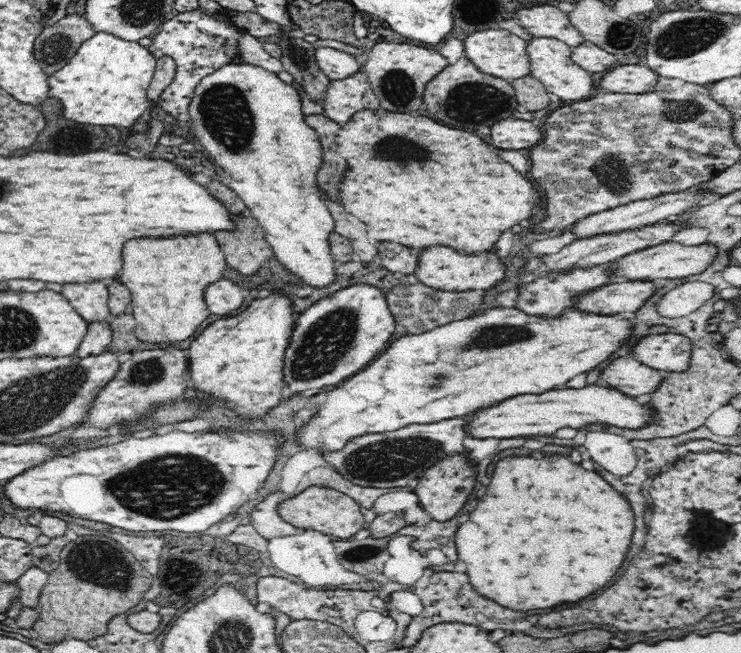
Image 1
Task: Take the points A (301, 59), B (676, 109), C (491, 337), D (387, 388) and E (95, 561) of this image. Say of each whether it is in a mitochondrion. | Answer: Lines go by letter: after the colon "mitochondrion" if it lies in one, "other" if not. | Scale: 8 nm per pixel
A: mitochondrion
B: mitochondrion
C: mitochondrion
D: other
E: mitochondrion

